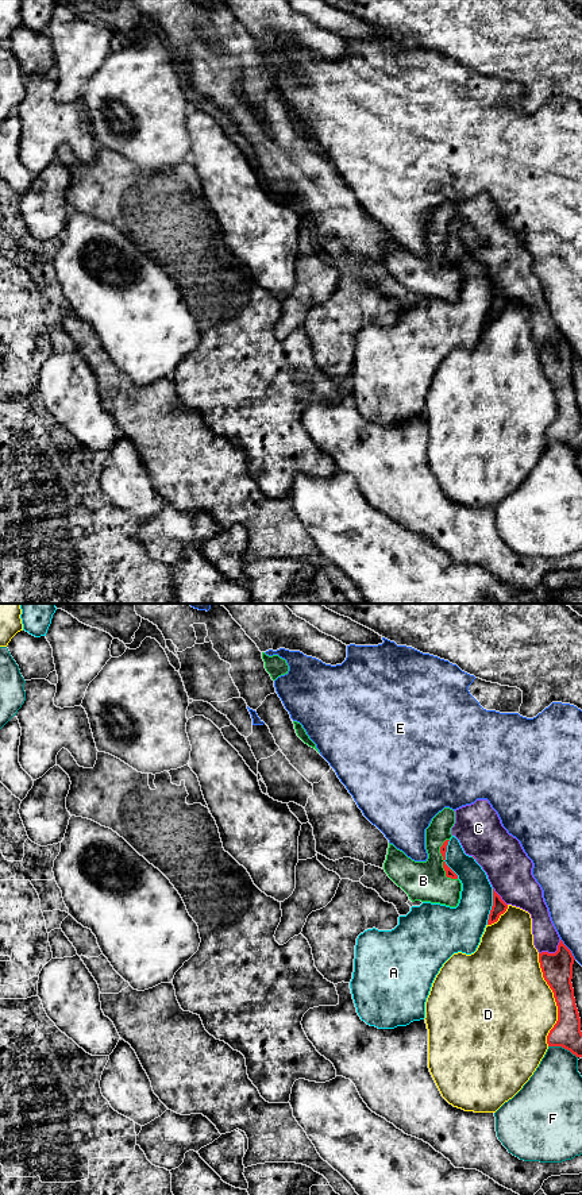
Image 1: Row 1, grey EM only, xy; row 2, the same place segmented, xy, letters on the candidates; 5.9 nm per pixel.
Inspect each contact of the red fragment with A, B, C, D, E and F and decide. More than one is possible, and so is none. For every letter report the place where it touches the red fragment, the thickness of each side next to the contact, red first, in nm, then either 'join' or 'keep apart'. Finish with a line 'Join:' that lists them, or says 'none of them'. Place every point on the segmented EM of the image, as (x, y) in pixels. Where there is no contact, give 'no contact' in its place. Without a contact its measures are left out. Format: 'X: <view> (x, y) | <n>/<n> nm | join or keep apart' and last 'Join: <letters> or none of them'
A: xy (492, 906) | 90/280 nm | keep apart
B: xy (443, 862) | 50/240 nm | join
C: xy (552, 953) | 180/160 nm | keep apart
D: xy (555, 999) | 180/480 nm | keep apart
E: xy (569, 949) | 180/200 nm | keep apart
F: xy (563, 1047) | 170/320 nm | keep apart
Join: B

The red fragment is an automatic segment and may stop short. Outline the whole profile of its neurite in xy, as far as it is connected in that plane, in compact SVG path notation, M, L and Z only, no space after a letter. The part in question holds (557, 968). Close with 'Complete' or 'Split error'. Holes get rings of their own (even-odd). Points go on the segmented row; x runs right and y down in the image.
M560 940L555 953L539 953L543 978L554 992L558 1006L558 1021L547 1036L548 1046L562 1046L577 1057L582 1057L581 1018L573 988L571 951Z. Complete

